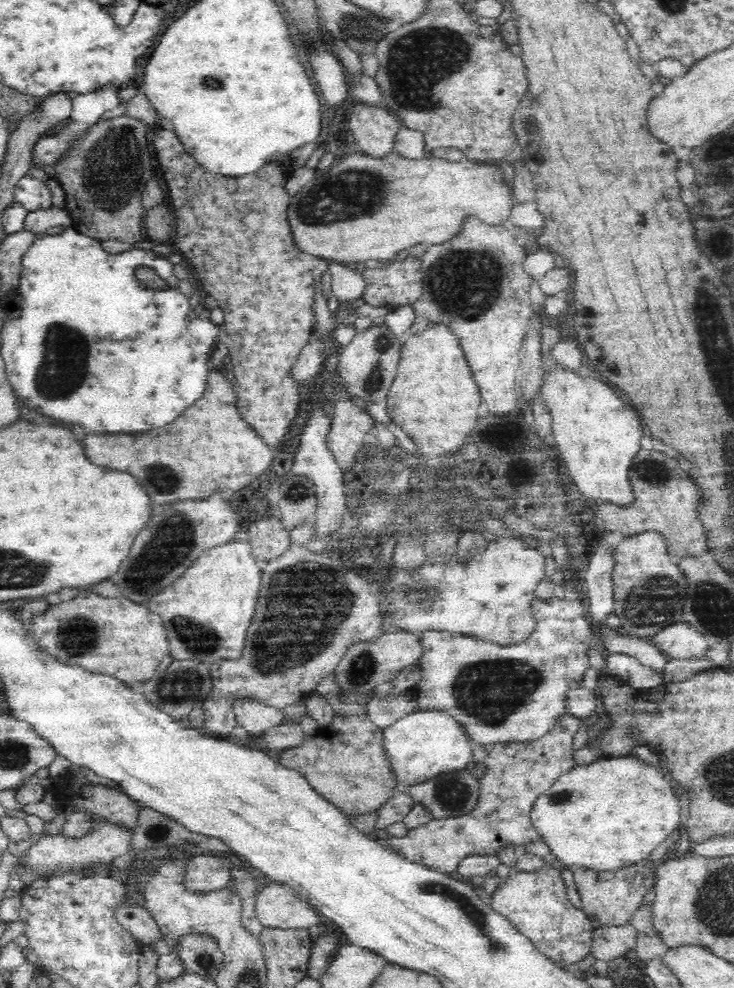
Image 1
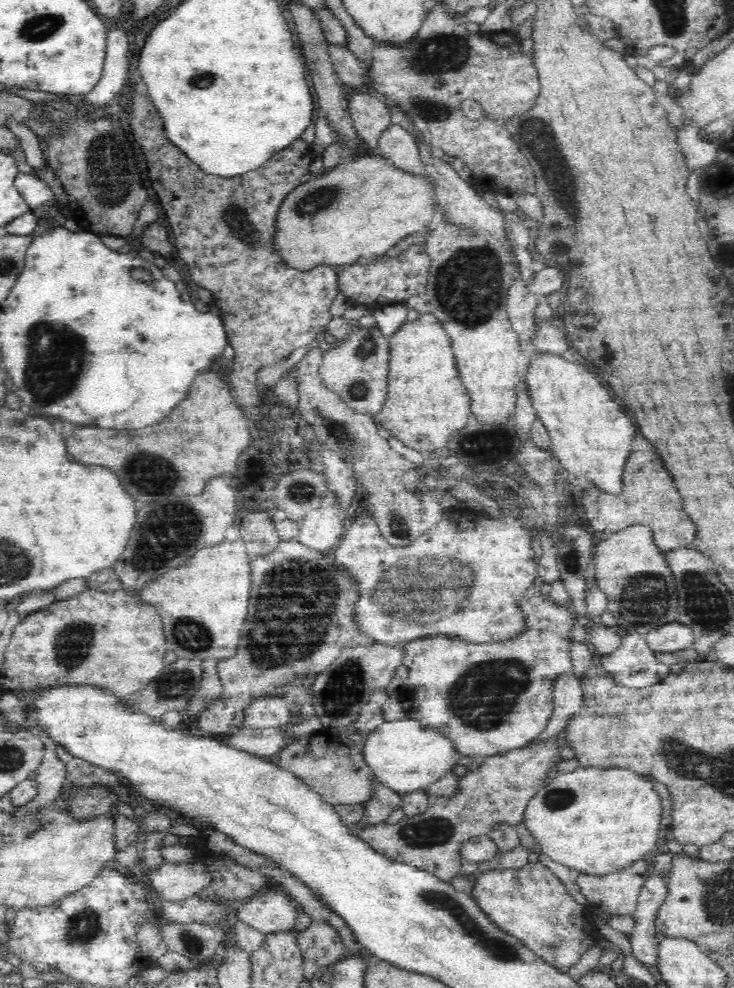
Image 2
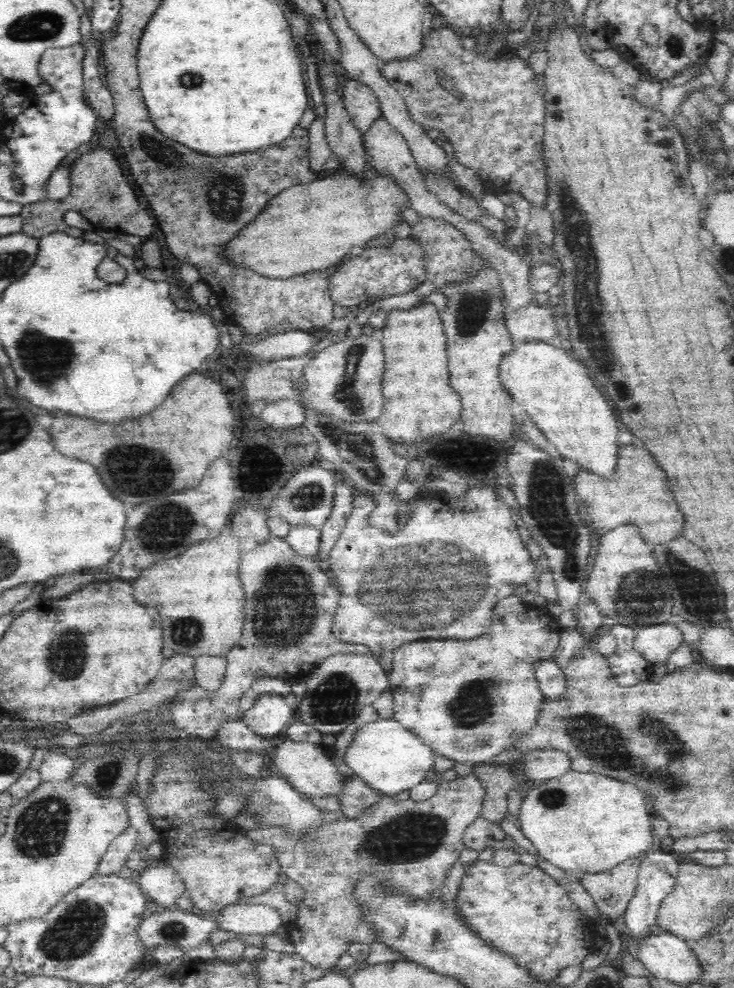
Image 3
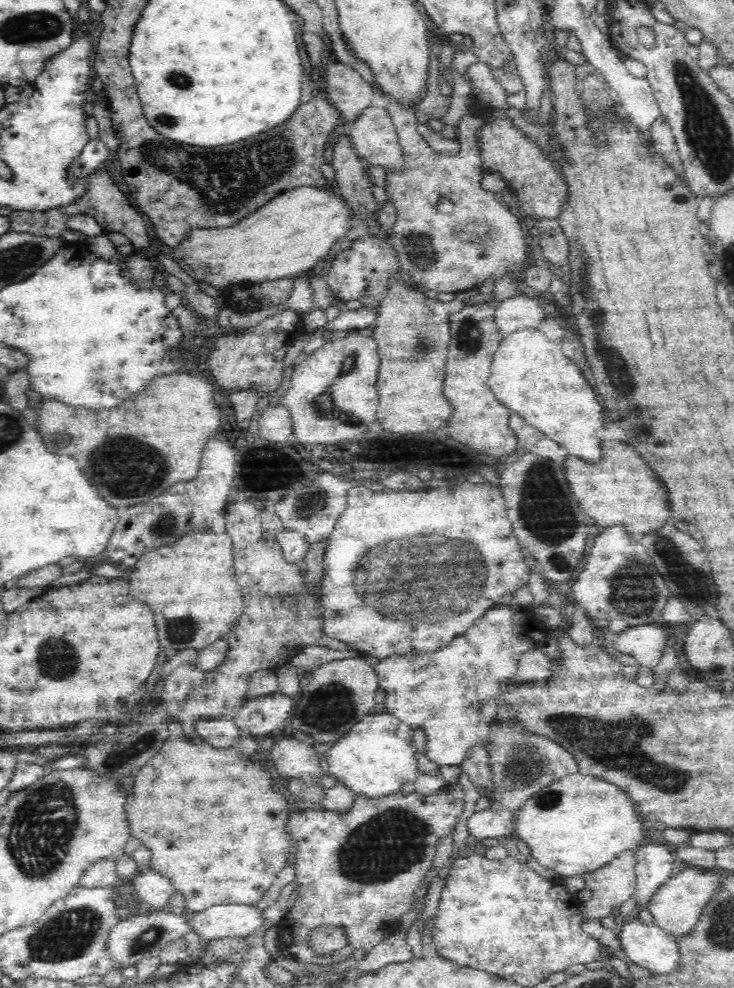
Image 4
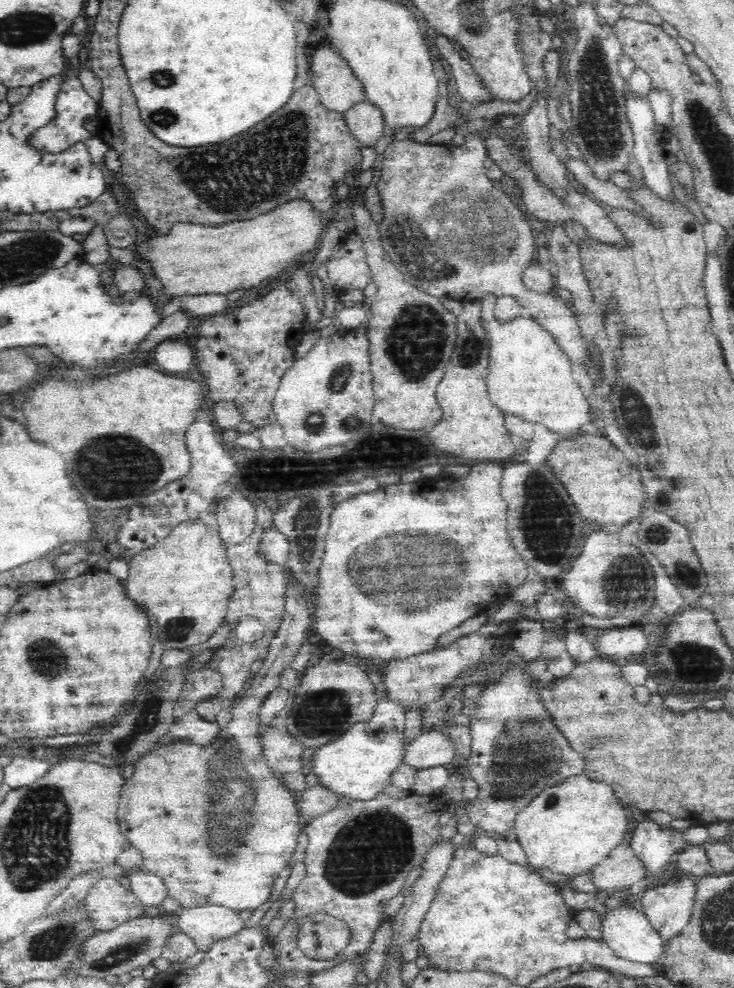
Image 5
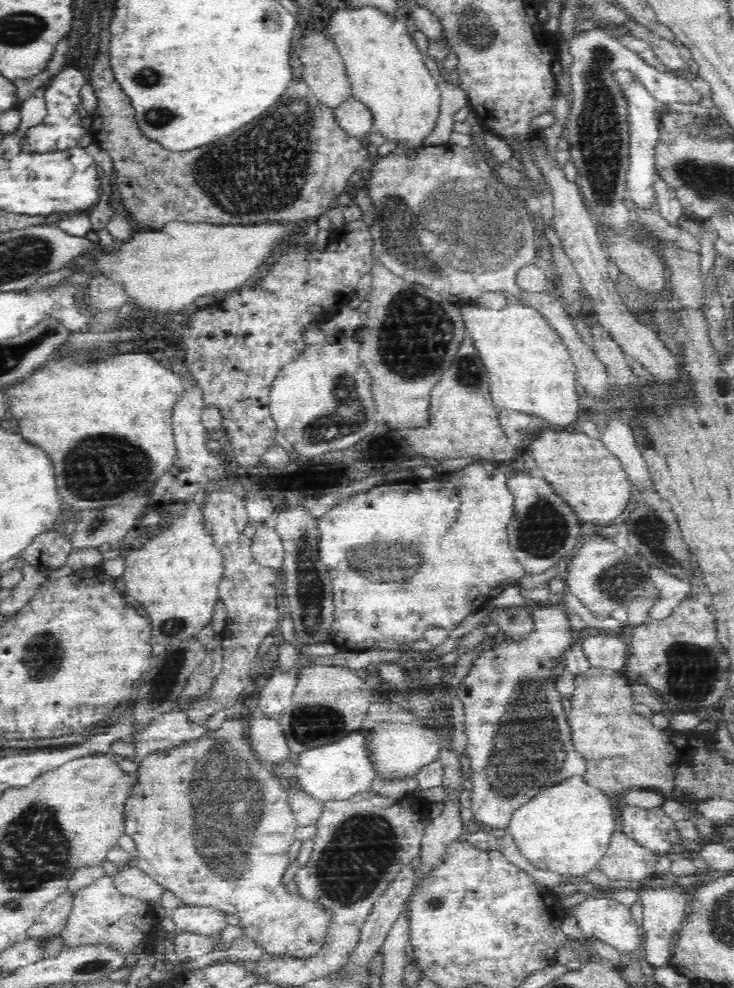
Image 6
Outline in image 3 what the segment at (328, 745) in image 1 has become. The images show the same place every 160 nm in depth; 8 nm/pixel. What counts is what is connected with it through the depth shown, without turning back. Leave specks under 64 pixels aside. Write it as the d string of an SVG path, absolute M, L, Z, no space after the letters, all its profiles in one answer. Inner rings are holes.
M286 739L273 748L272 757L278 775L284 778L291 786L304 795L326 796L337 795L343 787L343 780L339 776L339 770L332 764L331 749L321 744L310 744L309 742L292 742Z

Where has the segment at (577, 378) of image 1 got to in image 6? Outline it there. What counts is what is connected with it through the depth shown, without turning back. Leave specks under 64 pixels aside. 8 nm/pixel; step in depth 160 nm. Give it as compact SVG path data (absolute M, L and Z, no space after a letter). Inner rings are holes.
M511 299L500 310L492 310L475 302L459 306L459 311L465 332L471 336L474 348L488 370L490 390L496 406L510 410L524 410L526 413L532 412L532 415L559 429L573 428L582 420L578 414L577 370L572 357L566 343L562 341L561 334L550 325L548 319L538 309Z

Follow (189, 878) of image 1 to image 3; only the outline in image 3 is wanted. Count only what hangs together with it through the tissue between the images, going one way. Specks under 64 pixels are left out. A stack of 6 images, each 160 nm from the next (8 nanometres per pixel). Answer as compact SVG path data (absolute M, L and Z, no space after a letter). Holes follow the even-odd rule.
M165 864L143 867L136 874L136 879L148 902L159 909L174 909L177 900L185 892L185 886L175 870Z

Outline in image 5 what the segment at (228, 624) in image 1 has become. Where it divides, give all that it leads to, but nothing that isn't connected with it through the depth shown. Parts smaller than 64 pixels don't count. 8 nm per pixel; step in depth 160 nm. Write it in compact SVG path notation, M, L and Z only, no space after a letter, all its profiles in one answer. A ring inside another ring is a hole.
M199 518L179 522L166 538L128 557L130 576L124 587L128 588L132 600L138 600L156 616L158 636L165 648L186 650L194 644L207 642L225 619L234 571L218 536L217 526L208 526ZM168 548L172 548L174 556L168 556ZM160 604L164 606L160 608Z

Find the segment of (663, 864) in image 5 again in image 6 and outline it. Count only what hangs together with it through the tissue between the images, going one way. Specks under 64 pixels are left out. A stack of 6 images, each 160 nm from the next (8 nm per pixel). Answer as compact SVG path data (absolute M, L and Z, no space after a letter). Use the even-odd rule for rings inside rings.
M629 806L620 812L622 832L630 835L640 845L651 848L660 857L677 850L680 844L680 835L674 820L666 815L664 808L640 808Z

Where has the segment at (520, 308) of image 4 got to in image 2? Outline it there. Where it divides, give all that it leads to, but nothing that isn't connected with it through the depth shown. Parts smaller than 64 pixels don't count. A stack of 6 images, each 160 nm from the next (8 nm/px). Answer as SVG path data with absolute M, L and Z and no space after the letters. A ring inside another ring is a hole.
M550 319L536 320L531 343L538 353L562 355L569 348L563 327L550 321Z

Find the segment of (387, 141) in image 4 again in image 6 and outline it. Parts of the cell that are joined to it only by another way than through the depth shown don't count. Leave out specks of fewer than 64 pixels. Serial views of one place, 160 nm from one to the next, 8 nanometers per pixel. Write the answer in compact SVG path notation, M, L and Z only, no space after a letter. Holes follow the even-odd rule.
M352 96L338 106L335 106L333 113L336 122L350 136L360 138L372 132L372 117L368 107Z

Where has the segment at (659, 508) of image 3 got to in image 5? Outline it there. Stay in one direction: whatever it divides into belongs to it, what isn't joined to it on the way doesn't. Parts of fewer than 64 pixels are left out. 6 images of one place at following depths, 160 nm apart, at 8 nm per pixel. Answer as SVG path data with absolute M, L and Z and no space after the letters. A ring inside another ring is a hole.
M581 432L578 438L558 440L548 454L546 464L586 520L592 520L596 524L622 526L626 520L640 518L640 514L648 512L642 508L648 504L638 467L632 465L624 454L601 434L594 436Z

